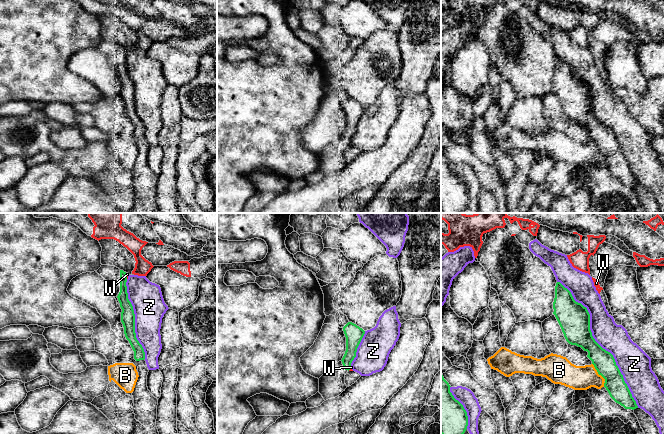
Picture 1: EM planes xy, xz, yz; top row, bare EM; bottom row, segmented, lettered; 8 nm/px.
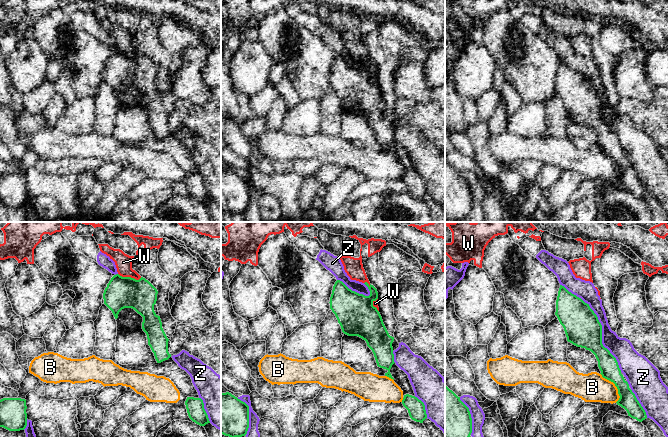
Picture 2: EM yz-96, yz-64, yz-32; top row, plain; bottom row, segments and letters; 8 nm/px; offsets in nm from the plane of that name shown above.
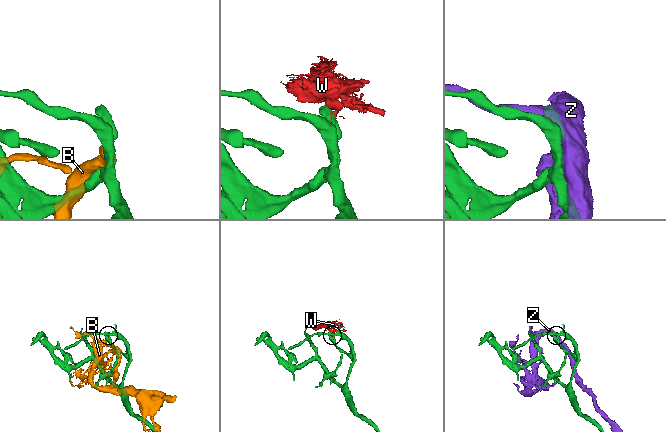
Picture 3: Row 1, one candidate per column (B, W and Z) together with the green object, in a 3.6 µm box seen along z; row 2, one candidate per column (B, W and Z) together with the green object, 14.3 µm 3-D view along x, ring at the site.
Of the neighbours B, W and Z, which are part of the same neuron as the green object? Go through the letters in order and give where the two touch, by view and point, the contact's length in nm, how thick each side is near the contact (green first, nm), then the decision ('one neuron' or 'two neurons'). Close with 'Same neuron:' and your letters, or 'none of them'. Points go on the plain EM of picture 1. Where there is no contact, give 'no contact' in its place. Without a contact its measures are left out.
B: meets green in yz at (597, 147); contact 180 nm long; 170 nm thick on the green side, 190 nm on the other; two neurons
W: meets green in xy at (125, 52); contact 50 nm long; 90 nm thick on the green side, 20 nm on the other; two neurons
Z: meets green in yz at (597, 119); contact 1200 nm long; 240 nm thick on the green side, 220 nm on the other; two neurons
Same neuron: none of them

